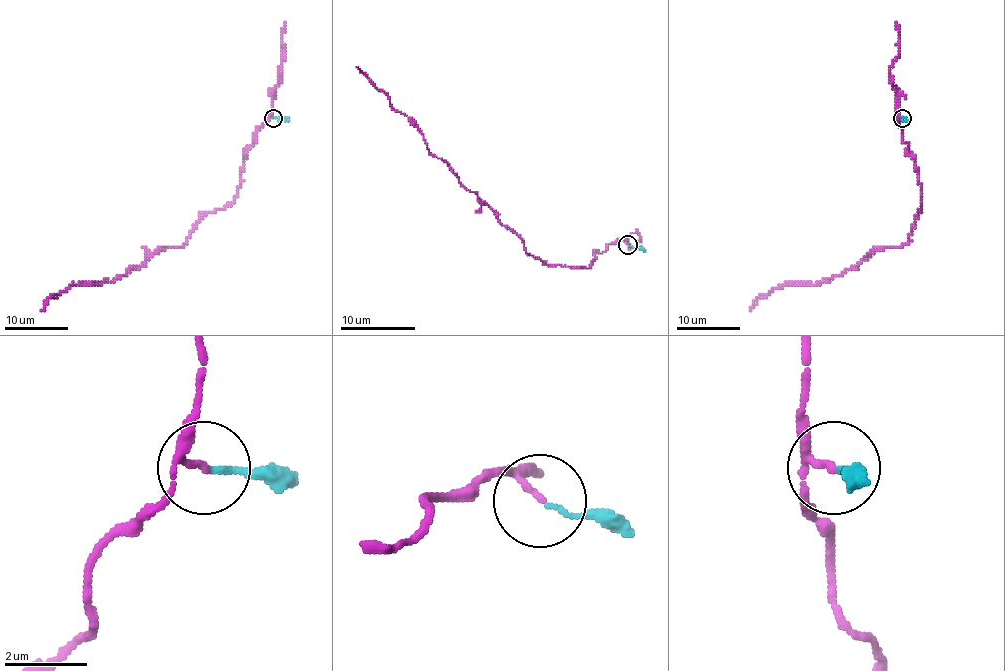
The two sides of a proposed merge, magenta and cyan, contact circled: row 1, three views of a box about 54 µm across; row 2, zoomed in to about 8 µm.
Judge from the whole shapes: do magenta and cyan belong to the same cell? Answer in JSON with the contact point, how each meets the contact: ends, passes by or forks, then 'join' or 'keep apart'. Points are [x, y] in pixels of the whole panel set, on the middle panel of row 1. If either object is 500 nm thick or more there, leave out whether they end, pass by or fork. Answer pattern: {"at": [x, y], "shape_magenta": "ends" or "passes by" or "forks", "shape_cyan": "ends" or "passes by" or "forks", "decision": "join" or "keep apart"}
{"at": [628, 244], "shape_magenta": "passes by", "shape_cyan": "ends", "decision": "join"}

